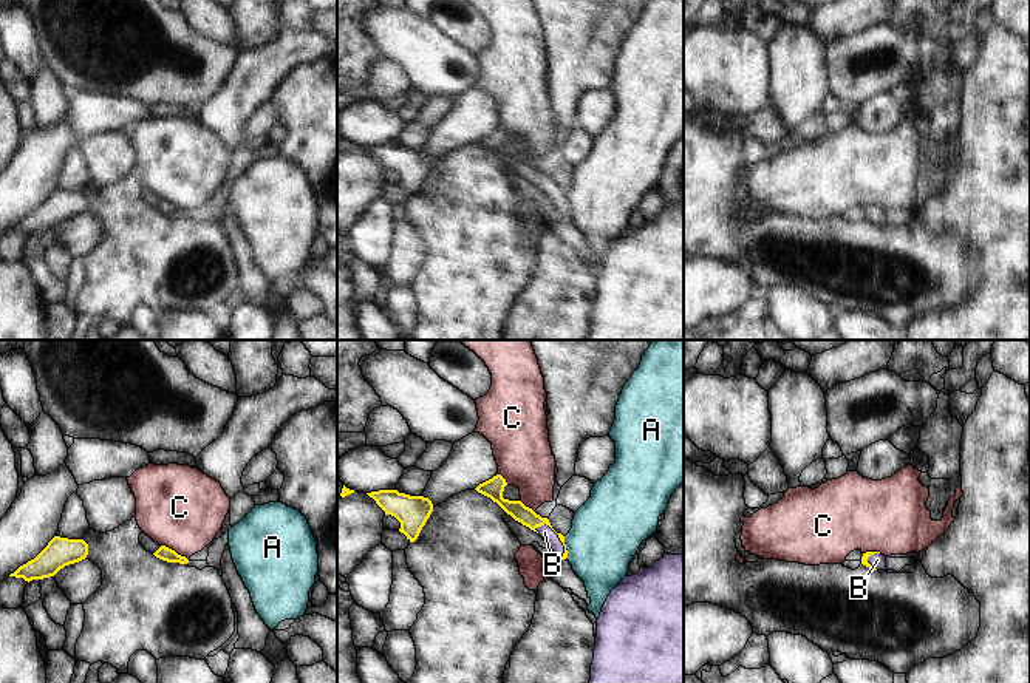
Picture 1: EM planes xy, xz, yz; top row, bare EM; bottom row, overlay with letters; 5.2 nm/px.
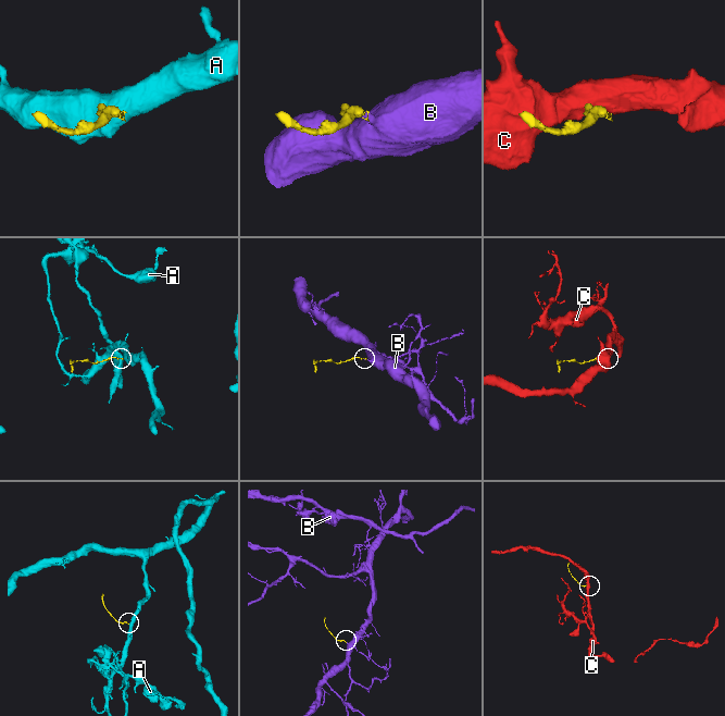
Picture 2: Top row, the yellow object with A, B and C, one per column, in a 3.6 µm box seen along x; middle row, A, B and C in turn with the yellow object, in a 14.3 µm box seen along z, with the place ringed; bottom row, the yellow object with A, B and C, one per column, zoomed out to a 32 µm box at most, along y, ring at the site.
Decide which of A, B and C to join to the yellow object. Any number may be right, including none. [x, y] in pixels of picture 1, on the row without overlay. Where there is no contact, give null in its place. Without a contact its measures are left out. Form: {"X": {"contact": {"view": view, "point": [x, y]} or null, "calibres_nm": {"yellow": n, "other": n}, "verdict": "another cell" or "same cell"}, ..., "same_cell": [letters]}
{"A": {"contact": {"view": "xz", "point": [565, 201]}, "calibres_nm": {"yellow": 90, "other": 380}, "verdict": "another cell"}, "B": {"contact": {"view": "xz", "point": [559, 190]}, "calibres_nm": {"yellow": 90, "other": 70}, "verdict": "same cell"}, "C": {"contact": {"view": "xy", "point": [173, 204]}, "calibres_nm": {"yellow": 70, "other": 440}, "verdict": "another cell"}, "same_cell": ["B"]}

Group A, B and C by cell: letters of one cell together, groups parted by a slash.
A / B / C

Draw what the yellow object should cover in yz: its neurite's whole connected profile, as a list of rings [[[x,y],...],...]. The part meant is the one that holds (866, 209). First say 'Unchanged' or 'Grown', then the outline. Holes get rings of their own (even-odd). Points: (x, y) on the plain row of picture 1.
Grown. [[[866,206],[861,210],[861,218],[874,224],[888,224],[886,210],[880,206]]]

